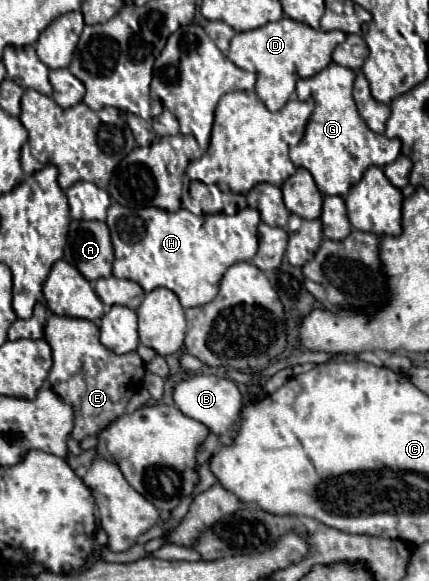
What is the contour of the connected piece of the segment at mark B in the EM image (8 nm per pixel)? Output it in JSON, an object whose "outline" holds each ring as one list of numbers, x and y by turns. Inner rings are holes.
{"outline":[[193,375,193,377,179,381,173,389,173,401,183,415,203,423,215,435,223,435,231,429,231,425,237,421,241,405,243,405,243,397,241,397,237,385,231,379,217,377,217,375]]}

